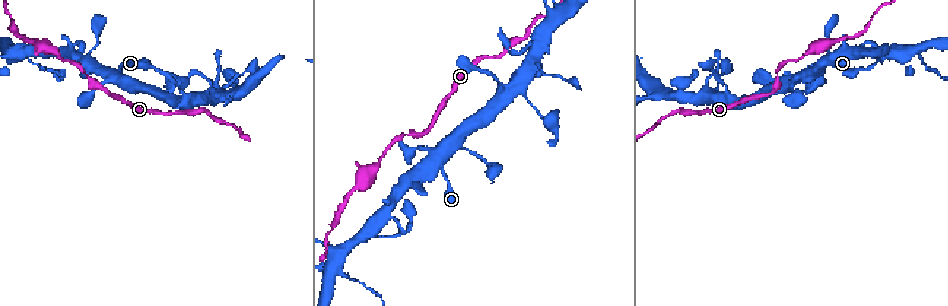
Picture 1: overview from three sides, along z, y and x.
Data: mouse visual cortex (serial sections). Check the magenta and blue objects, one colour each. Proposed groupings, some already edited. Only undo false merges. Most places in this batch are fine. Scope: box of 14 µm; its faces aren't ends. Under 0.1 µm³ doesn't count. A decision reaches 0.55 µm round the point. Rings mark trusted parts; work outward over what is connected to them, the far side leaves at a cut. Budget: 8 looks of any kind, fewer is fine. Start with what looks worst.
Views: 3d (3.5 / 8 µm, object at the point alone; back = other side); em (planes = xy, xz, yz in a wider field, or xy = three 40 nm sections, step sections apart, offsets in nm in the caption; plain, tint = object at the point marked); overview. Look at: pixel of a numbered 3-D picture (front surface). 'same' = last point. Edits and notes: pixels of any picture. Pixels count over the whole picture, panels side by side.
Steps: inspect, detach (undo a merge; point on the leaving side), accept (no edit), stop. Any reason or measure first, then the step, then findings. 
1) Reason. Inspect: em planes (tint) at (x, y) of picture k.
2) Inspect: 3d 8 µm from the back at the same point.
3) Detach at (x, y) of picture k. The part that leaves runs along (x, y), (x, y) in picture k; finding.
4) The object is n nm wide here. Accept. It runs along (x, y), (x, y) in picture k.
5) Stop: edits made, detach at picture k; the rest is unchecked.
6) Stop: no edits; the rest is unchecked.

Thick turns thin. Inspect: 3d 8 µm at (828, 41) of picture 1.

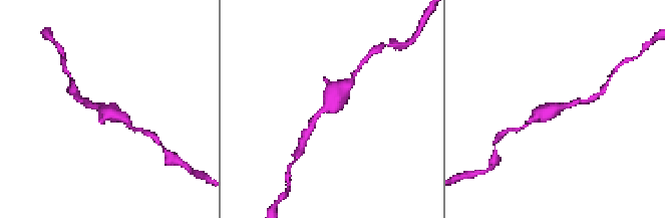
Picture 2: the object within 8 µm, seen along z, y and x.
Inspect: 3d 3.5 µm at (99, 109) of picture 2.

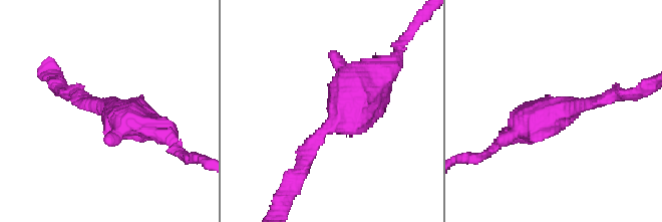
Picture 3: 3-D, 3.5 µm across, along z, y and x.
Accept. It runs along (378, 77), (305, 149), (298, 175) in picture 3; continuous, no second cell.

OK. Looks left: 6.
Small branch off a trunk. Inspect: 3d 3.5 µm at (372, 233) of picture 1.

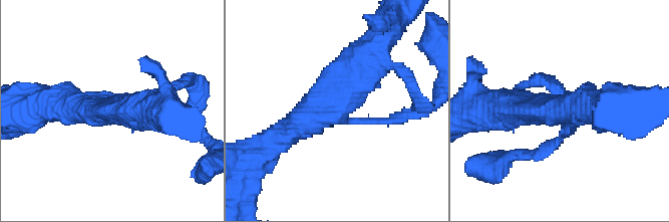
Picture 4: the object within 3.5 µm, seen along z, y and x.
3 arms meet here; the arms are 100, 450, 450 nm wide; shape alone is not enough. Inspect: em xy step 1 (tint) at (333, 107) of picture 4.

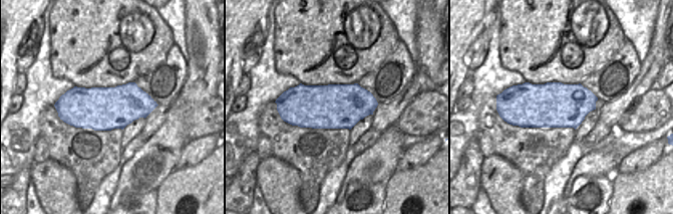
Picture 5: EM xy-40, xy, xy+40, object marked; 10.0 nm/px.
Accept. Continuous, no second cell.

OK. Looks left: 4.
Thin neck. Inspect: 3d 3.5 µm at (333, 229) of picture 1.

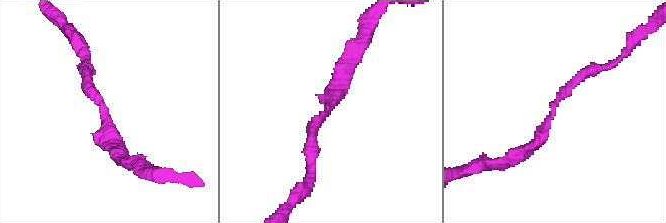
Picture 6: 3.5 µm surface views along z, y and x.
The arms are 200, 200 nm wide. Inspect: em xy step 3 (plain) at (101, 105) of picture 6.

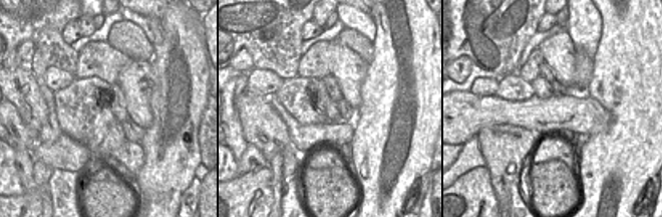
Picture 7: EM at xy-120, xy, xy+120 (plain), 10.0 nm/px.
Inspect: em xy step 3 (tint) at the same point.

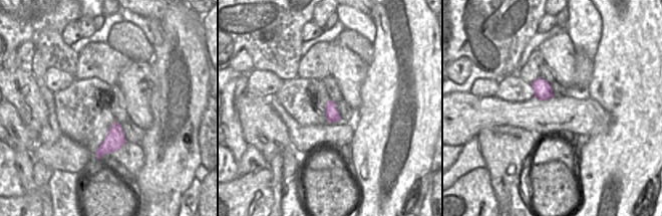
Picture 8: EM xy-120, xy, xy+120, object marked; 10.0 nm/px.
Accept. It runs along (519, 154), (578, 76), (604, 67) in picture 6; all the same cell.

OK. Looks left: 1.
Stop: no edits; the rest is unchecked.

